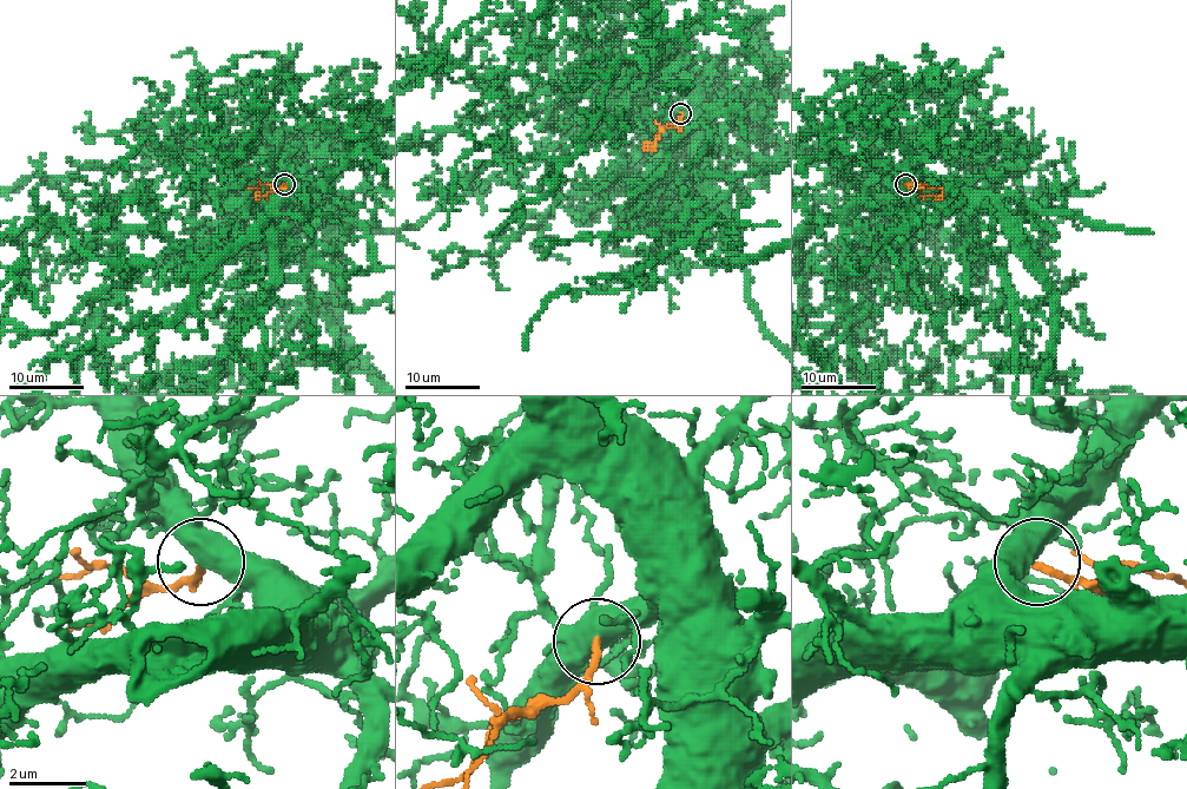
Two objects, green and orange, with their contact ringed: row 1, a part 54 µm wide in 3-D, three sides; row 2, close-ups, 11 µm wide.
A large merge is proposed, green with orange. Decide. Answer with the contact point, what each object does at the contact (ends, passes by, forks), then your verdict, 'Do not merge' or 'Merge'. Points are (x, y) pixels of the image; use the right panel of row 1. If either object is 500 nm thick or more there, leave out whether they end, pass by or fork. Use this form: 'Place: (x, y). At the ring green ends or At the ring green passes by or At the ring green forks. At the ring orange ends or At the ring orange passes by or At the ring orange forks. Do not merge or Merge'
Place: (905, 184). Merge

